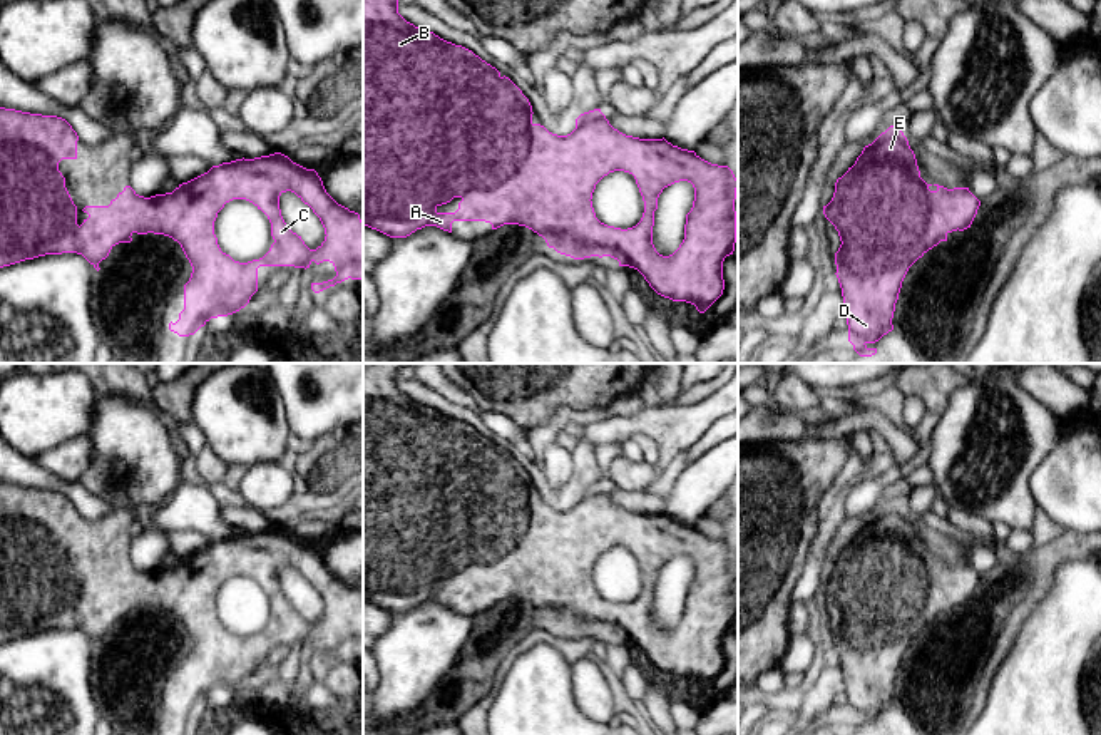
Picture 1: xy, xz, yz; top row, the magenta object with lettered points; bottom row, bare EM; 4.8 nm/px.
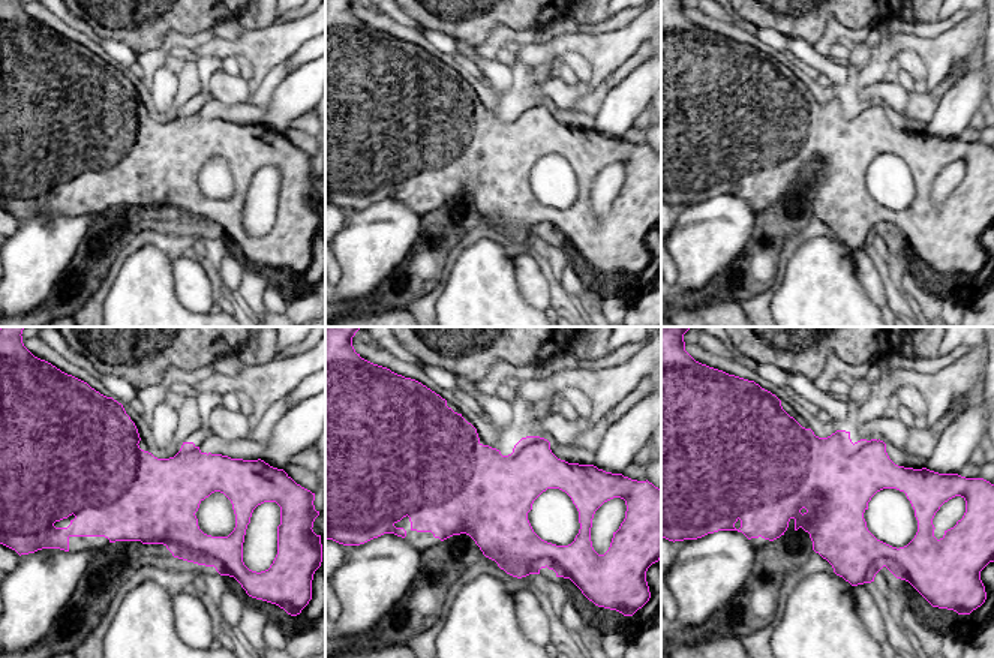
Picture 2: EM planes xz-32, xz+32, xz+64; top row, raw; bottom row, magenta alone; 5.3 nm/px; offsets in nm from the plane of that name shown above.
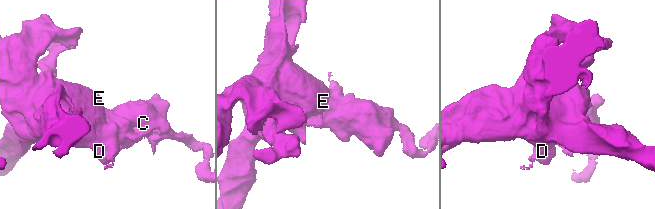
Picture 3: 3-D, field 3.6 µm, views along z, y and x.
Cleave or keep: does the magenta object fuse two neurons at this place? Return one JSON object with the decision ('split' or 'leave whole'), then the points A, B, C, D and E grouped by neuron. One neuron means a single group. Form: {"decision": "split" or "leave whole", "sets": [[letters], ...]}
{"decision": "leave whole", "sets": [["A", "B", "C", "D", "E"]]}

